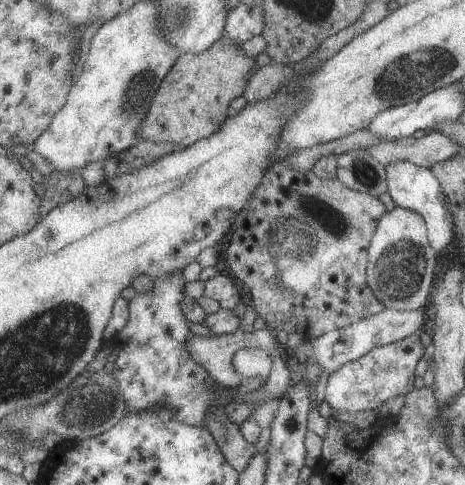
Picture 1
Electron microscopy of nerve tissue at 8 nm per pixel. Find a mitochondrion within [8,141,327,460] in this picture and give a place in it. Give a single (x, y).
(91, 405)

